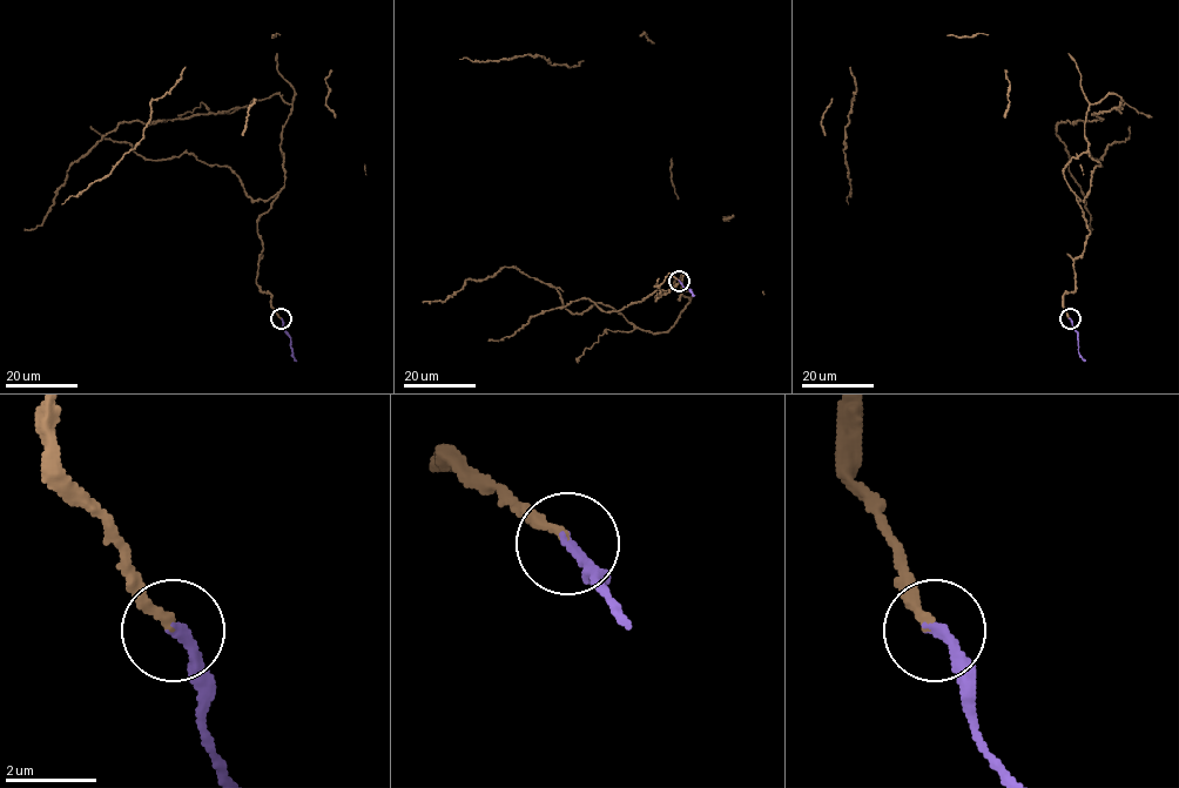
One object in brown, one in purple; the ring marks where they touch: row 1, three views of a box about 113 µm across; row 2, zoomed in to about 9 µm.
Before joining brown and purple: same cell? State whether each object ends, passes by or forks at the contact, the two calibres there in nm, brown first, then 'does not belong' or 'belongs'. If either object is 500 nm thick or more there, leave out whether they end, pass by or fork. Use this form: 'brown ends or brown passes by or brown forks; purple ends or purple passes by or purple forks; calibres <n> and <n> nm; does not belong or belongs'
brown ends; purple ends; calibres 200 and 240 nm; belongs

